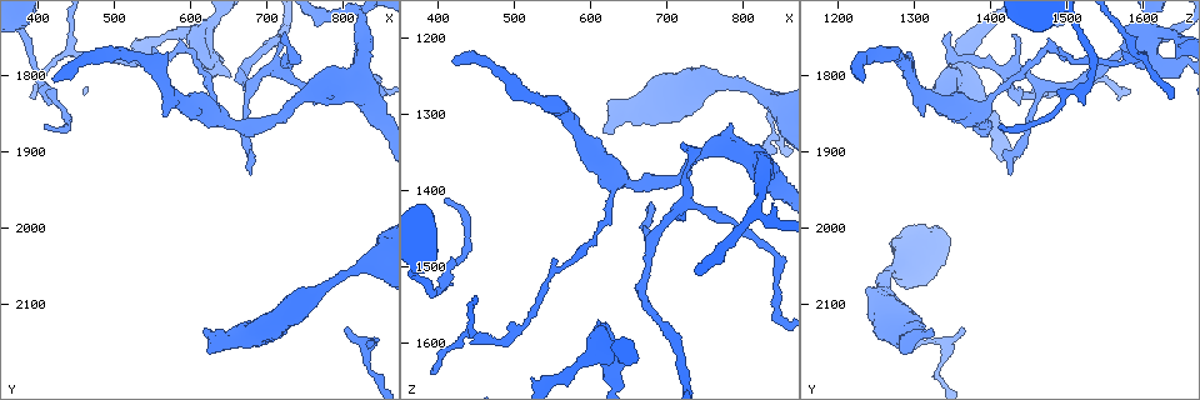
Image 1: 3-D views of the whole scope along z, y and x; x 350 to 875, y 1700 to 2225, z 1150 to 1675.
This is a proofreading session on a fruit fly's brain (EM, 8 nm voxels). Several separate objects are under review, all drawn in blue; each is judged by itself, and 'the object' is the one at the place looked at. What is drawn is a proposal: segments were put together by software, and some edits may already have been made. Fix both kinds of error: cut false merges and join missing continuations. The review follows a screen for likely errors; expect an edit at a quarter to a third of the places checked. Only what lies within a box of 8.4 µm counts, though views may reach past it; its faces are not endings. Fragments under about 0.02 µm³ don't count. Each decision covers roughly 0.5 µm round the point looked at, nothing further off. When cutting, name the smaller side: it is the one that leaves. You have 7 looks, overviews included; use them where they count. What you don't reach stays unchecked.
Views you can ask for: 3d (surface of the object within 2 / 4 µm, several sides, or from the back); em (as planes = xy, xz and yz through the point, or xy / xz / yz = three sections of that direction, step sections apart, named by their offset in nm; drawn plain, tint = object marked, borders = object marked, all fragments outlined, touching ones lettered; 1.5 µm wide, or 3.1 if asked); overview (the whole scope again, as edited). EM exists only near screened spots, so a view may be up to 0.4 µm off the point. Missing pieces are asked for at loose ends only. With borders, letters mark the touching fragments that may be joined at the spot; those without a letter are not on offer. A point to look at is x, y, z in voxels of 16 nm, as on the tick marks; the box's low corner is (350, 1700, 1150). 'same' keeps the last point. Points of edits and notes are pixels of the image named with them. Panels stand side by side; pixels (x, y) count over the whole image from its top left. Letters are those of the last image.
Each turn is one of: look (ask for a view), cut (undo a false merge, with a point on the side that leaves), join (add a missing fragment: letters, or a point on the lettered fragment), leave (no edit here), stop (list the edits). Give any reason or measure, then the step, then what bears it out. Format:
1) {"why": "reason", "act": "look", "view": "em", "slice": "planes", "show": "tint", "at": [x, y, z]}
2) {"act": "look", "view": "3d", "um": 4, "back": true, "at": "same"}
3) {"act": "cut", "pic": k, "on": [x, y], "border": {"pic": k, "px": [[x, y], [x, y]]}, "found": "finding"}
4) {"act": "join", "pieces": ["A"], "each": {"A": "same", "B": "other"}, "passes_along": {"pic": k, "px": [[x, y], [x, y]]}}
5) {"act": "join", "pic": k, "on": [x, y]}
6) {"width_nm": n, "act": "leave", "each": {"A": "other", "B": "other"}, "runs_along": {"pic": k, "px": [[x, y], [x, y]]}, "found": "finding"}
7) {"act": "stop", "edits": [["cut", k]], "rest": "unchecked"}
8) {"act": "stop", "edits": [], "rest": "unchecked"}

{"why": "end of a long branch", "act": "look", "view": "3d", "um": 2, "at": [420, 1805, 1235]}

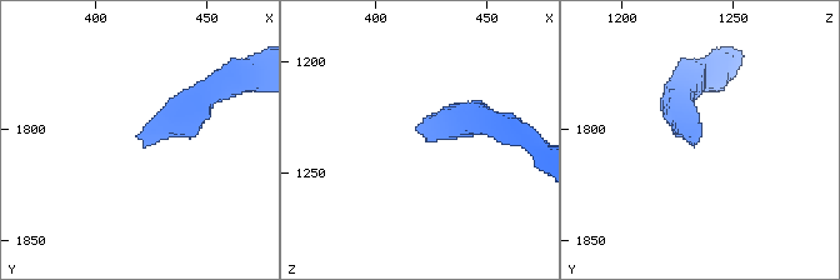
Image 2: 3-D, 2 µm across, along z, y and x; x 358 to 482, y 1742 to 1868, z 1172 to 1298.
{"act": "look", "view": "em", "slice": "yz", "step": 8, "show": "borders", "at": [421, 1806, 1233]}

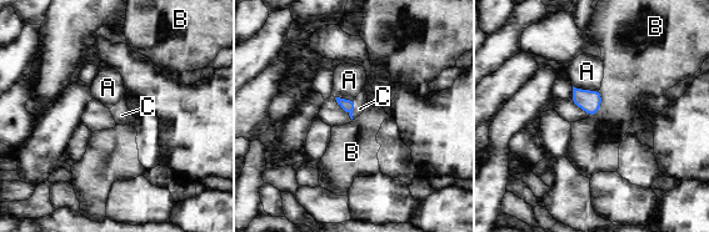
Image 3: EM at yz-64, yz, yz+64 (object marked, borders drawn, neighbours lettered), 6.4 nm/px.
{"act": "join", "pieces": ["C"], "each": {"A": "other", "B": "other", "C": "same"}, "passes_along": {"pic": 3, "px": [[348, 106], [353, 109], [362, 99]]}, "found": "it goes on there"}

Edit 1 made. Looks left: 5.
{"why": "see it whole again", "act": "look", "view": "overview"}

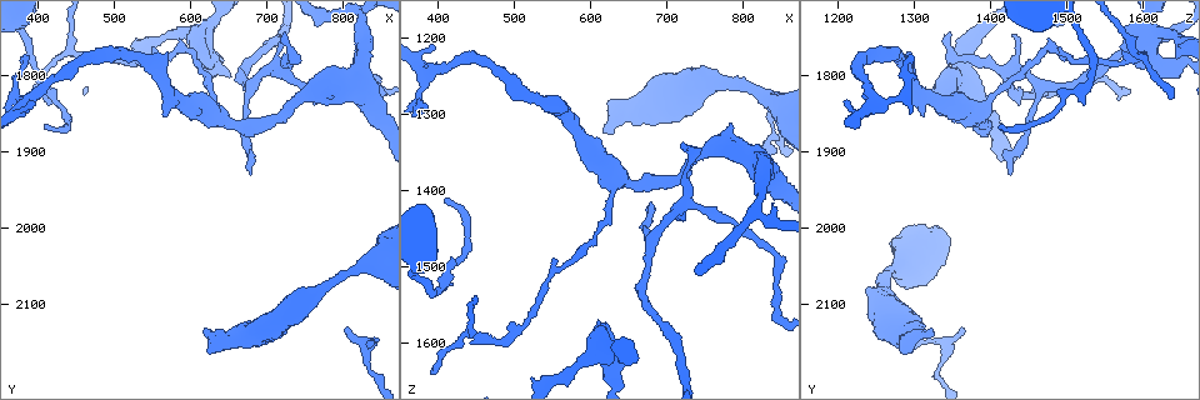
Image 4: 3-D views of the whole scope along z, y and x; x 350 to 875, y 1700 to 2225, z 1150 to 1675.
{"why": "long arm stops here", "act": "look", "view": "3d", "um": 2, "at": [410, 1865, 1415]}

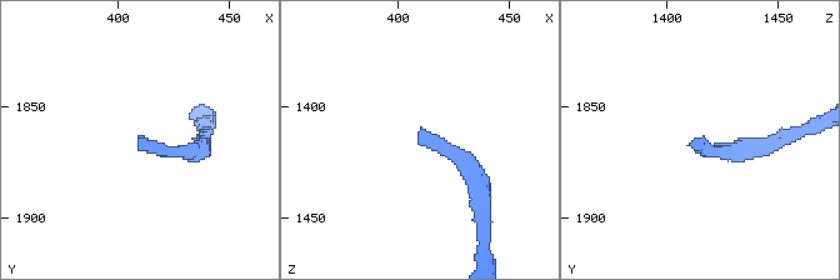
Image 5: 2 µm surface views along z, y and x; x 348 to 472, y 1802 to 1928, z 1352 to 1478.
{"act": "look", "view": "em", "slice": "xz", "step": 8, "show": "borders", "at": [409, 1864, 1416]}

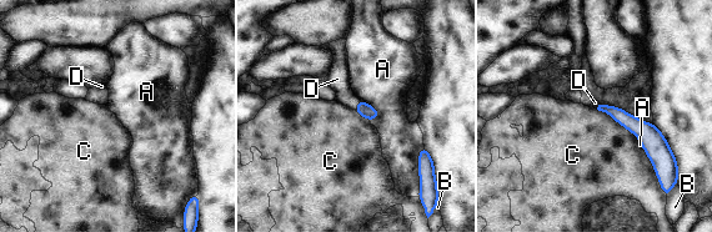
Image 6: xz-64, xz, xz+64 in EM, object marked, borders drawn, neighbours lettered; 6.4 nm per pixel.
{"width_nm": 80, "act": "join", "pieces": ["D"], "each": {"A": "other", "B": "other", "C": "other", "D": "same"}, "found": "it goes on there"}

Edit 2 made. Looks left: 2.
{"act": "stop", "edits": [["join", 3], ["join", 6]], "rest": "unchecked"}

